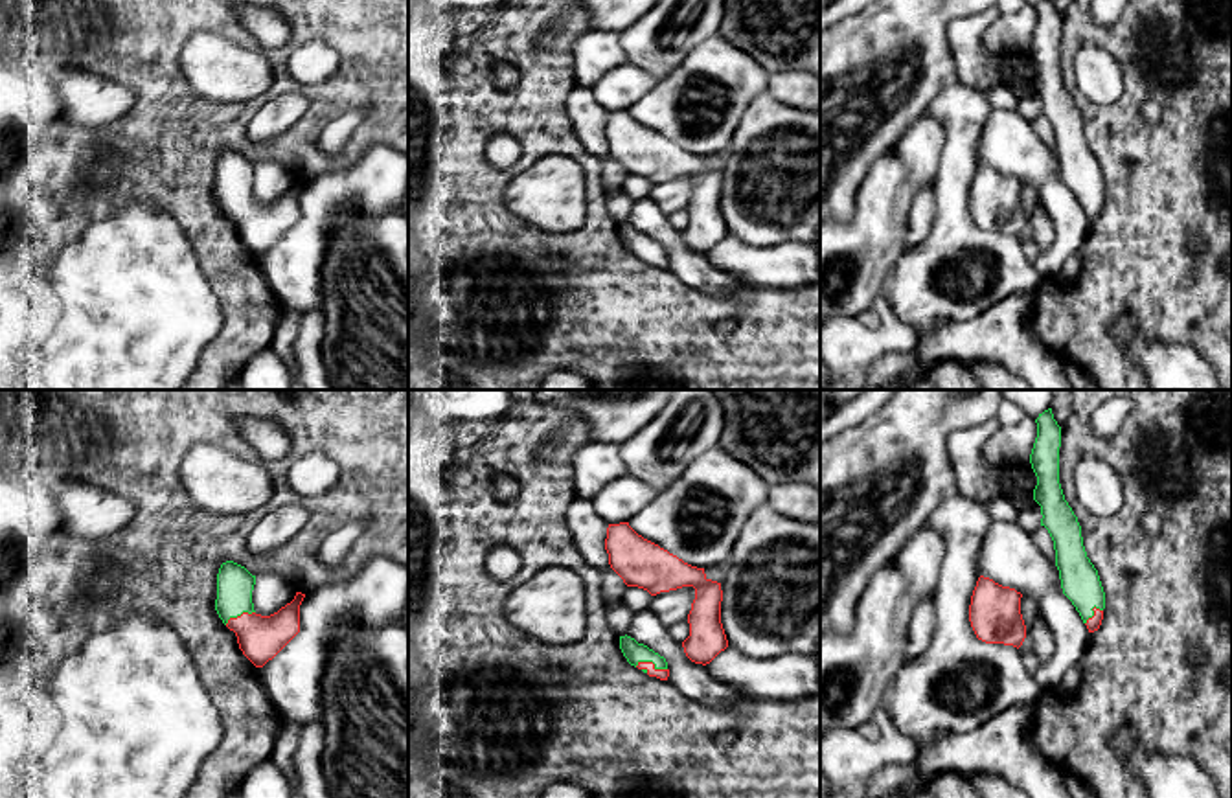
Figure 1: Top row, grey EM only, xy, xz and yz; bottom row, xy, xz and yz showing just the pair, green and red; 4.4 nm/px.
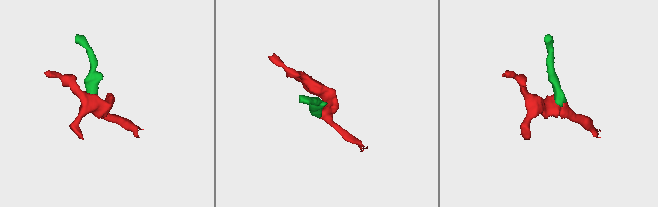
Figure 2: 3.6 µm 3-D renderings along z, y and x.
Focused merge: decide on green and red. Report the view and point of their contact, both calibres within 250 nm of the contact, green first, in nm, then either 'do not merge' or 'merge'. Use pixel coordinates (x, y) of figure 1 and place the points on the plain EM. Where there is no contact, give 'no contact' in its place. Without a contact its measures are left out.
contact xz (651, 249); calibres 90 and 50 nm; merge

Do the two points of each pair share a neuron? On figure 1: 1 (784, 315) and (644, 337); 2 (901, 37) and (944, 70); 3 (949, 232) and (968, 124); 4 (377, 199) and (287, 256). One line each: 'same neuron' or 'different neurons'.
1: same neuron
2: same neuron
3: same neuron
4: same neuron

